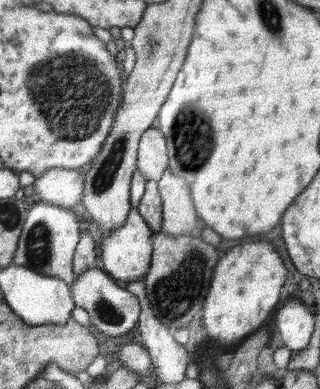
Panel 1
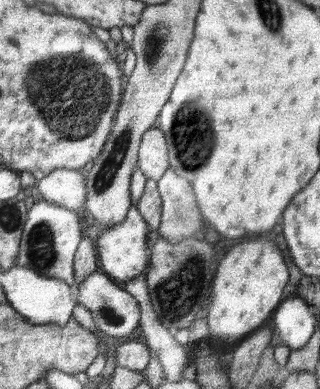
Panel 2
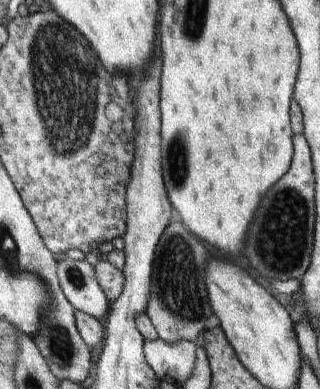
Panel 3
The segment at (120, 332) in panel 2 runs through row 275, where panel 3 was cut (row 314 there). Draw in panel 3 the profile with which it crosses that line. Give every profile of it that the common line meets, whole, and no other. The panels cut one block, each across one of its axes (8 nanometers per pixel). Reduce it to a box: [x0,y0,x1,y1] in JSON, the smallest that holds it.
[57,254,109,322]

